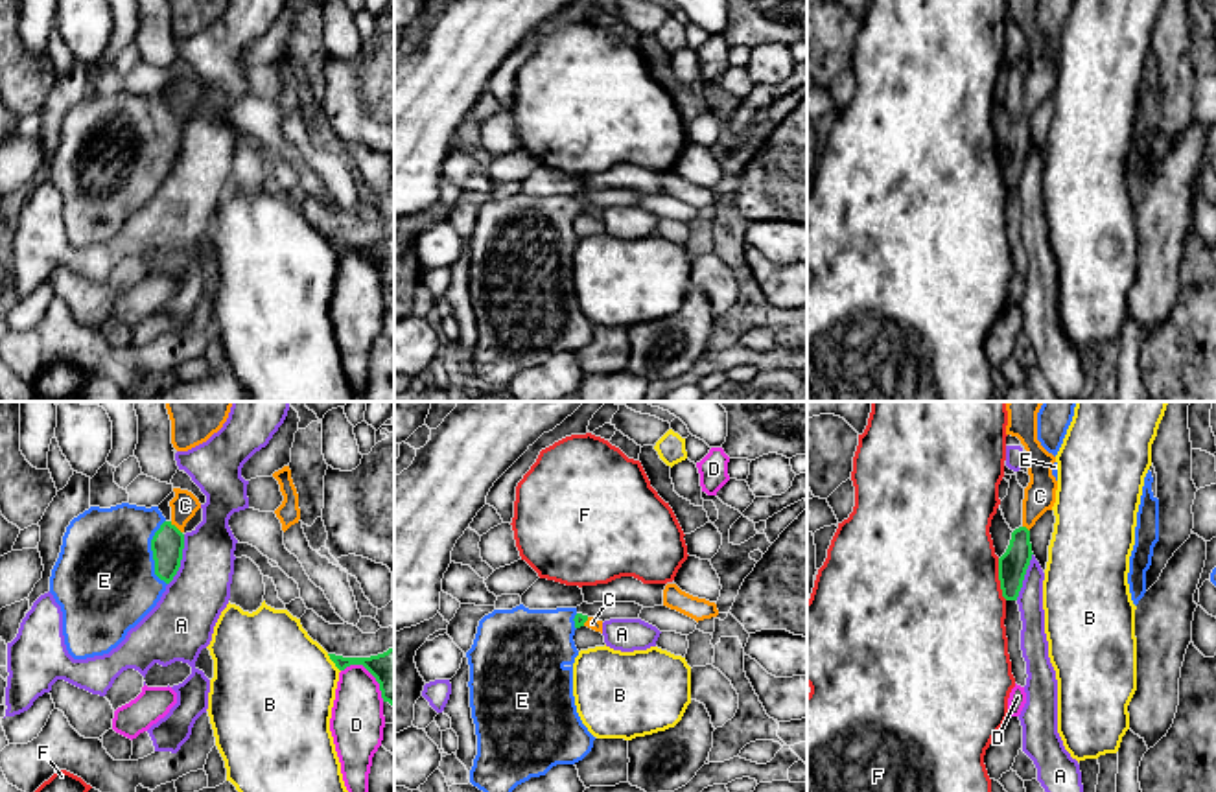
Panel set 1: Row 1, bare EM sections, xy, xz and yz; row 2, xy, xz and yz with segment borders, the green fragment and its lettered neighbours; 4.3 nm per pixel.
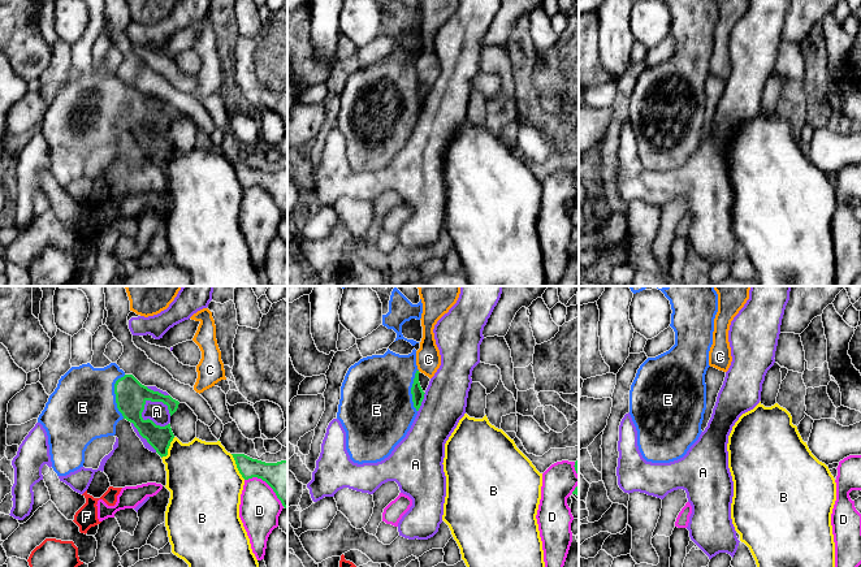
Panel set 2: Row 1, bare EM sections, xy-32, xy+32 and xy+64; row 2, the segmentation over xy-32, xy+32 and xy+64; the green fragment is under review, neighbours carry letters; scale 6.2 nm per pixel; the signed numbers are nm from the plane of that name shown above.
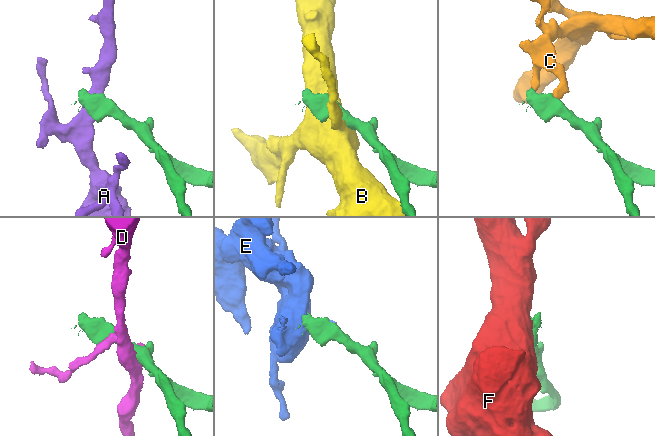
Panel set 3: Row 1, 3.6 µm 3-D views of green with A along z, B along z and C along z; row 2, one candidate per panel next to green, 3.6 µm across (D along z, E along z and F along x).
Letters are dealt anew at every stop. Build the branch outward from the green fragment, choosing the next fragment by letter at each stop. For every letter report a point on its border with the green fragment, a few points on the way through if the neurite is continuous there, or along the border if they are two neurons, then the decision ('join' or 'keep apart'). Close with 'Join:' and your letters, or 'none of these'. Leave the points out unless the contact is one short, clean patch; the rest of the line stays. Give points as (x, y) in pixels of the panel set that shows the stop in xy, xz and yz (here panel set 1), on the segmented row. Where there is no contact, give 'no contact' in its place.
A: xy (181, 559) | keep apart
B: xy (334, 662) | keep apart
C: xy (175, 527) | keep apart
D: xy (369, 671) | keep apart
E: xy (153, 553) | across xy (168, 542), (153, 553), (131, 553), (104, 581) | join
F: yz (999, 579) | keep apart
Join: E

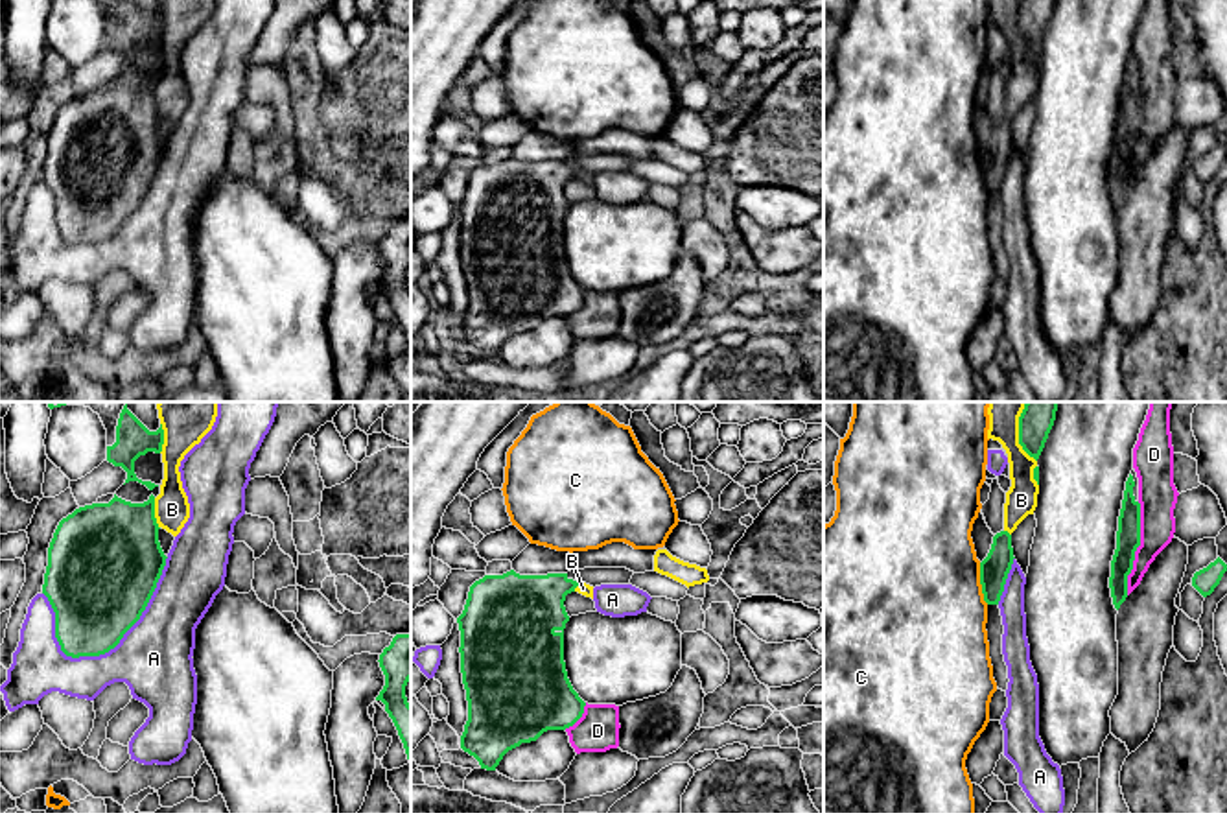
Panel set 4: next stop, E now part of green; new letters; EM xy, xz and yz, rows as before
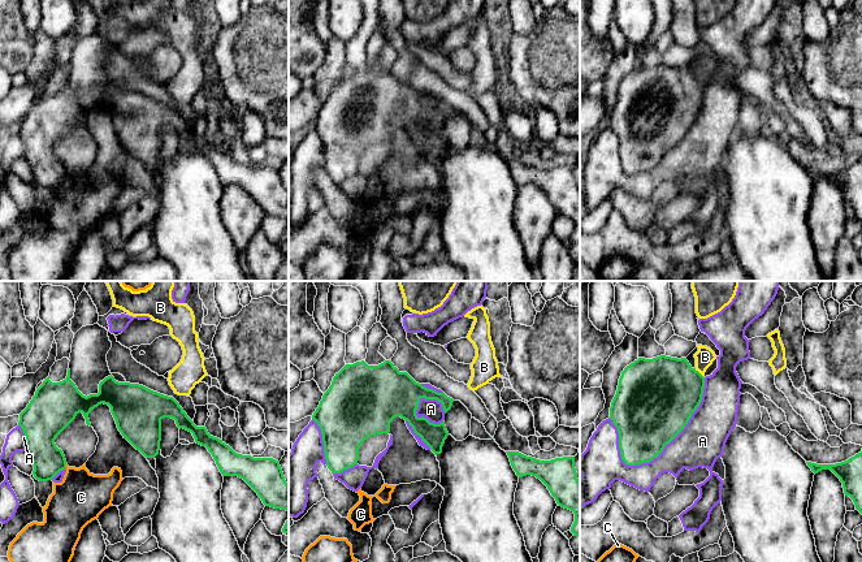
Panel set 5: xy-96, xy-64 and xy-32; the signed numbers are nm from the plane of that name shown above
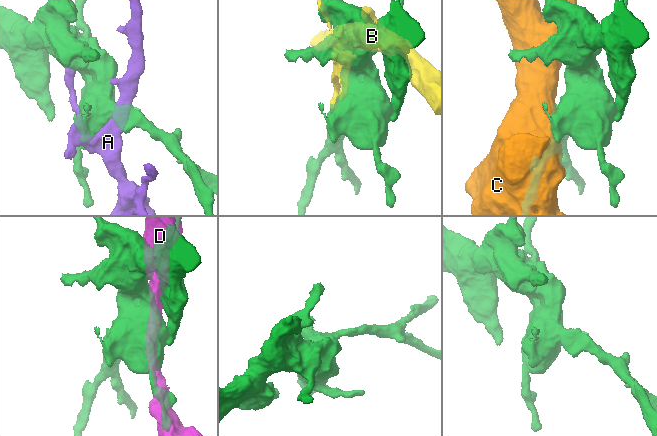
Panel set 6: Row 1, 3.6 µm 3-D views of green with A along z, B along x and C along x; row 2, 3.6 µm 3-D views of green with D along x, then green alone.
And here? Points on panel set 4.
A: xy (129, 627) | keep apart
B: yz (1019, 432) | keep apart
C: yz (981, 583) | keep apart
D: yz (1137, 546) | keep apart
Join: none of these

